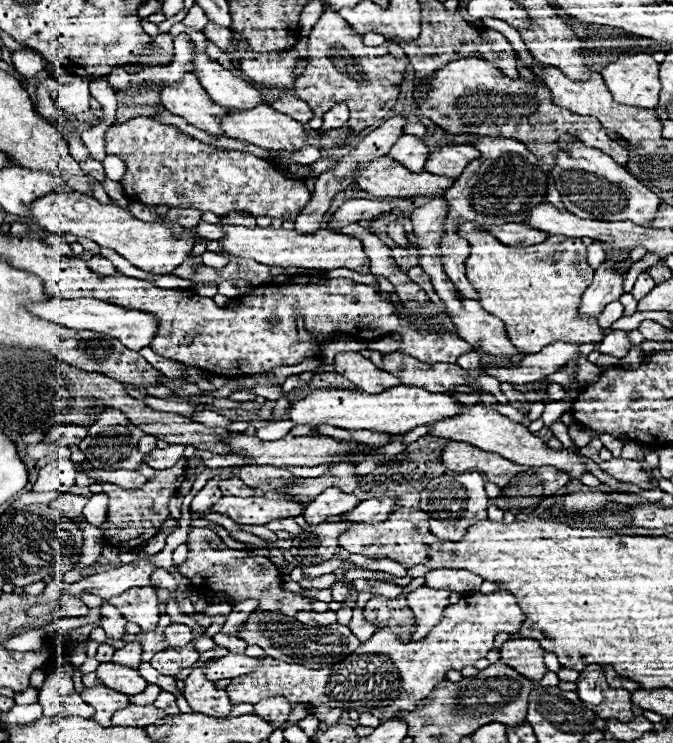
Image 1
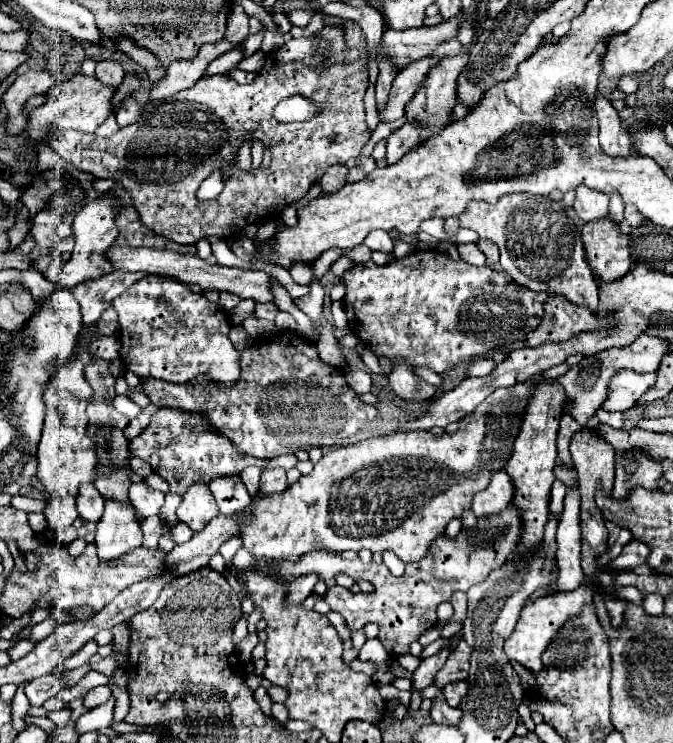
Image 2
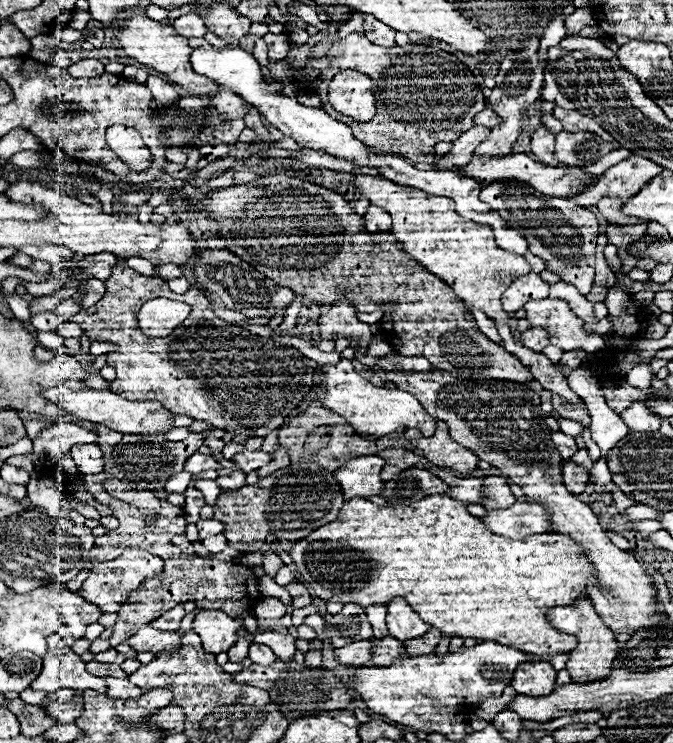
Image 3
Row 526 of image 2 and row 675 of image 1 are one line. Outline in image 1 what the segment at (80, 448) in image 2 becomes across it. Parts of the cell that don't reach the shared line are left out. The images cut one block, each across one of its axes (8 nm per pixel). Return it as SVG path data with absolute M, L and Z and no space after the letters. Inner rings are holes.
M66 672L52 674L38 692L38 702L44 708L44 716L94 716L94 708L84 704L80 694L74 690L72 678Z

